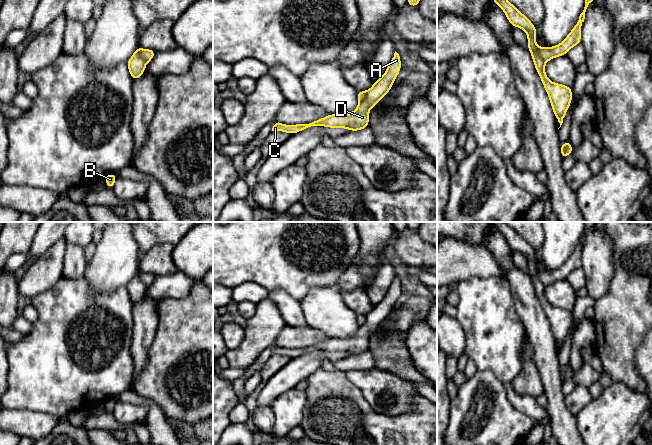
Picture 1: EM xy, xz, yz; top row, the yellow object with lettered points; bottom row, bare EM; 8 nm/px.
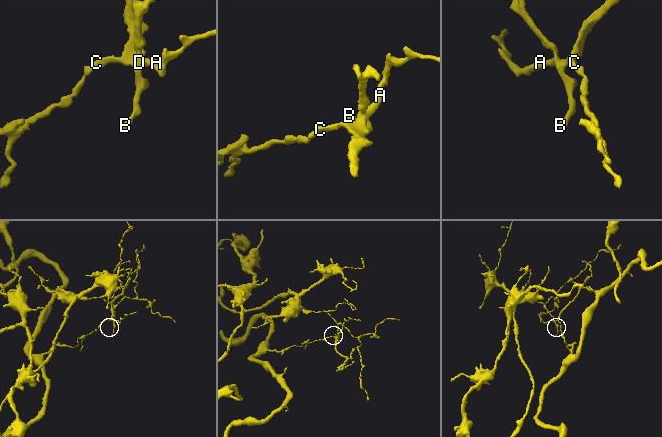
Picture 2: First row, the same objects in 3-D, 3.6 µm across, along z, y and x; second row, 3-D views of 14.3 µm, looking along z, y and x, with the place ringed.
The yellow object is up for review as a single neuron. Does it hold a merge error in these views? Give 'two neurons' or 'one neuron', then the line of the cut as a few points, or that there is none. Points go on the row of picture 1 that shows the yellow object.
two neurons; cut in xy along (140, 48), (140, 56), (146, 62)

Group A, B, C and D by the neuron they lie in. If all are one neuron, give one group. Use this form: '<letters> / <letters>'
A C D / B

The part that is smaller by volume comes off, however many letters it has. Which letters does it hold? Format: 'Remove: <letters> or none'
Remove: A, C, D

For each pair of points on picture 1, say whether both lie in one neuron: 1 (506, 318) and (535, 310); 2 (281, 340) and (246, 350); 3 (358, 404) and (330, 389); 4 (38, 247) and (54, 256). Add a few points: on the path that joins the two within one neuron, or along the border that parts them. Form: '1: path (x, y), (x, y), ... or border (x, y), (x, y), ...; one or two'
1: border (512, 292), (515, 311), (524, 326), (527, 337); two
2: border (285, 324), (274, 341); two
3: path (351, 404), (345, 404), (337, 396); one
4: border (63, 237), (32, 262); two

